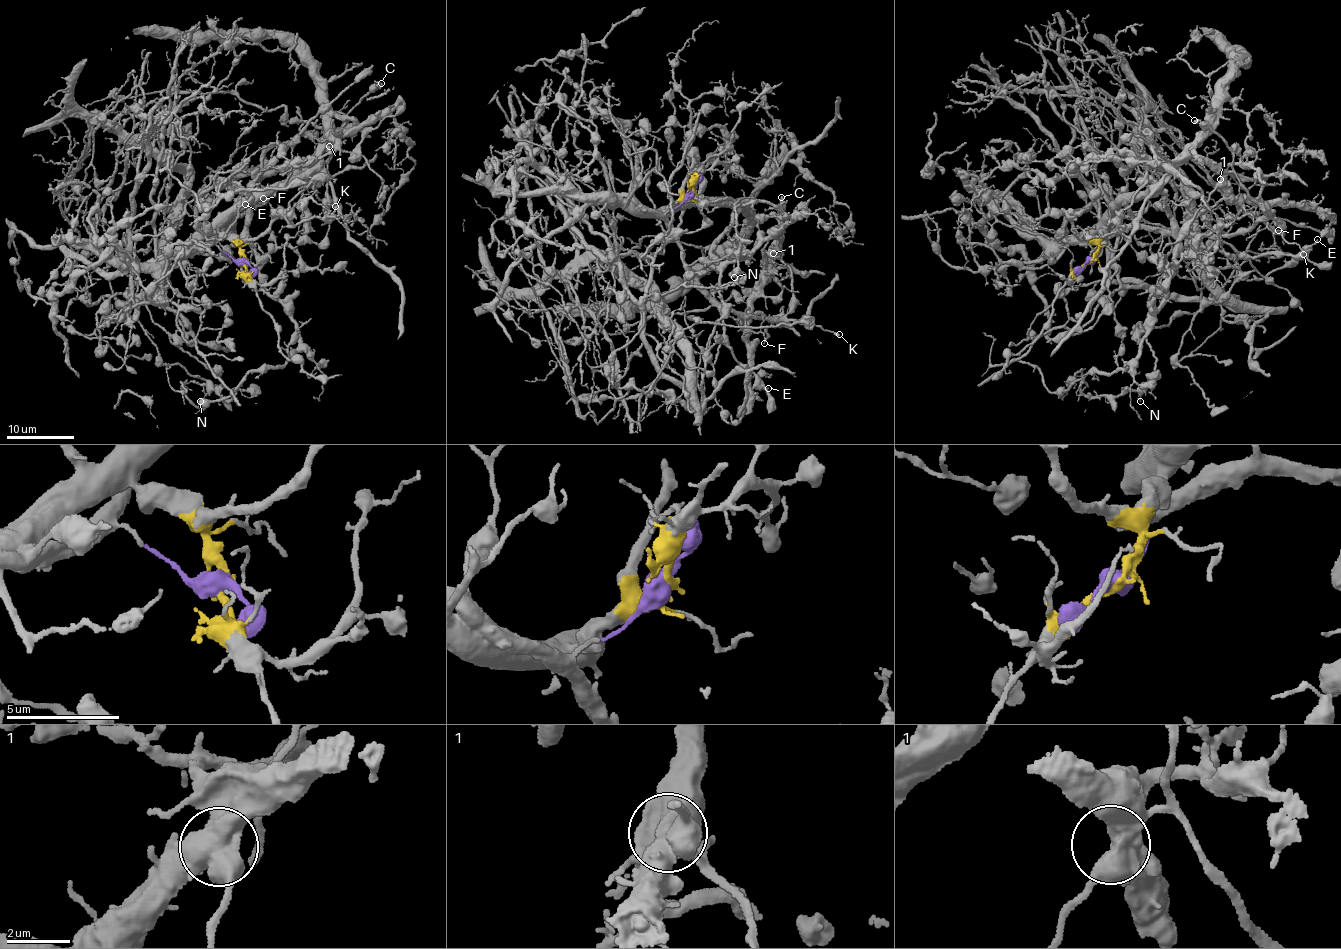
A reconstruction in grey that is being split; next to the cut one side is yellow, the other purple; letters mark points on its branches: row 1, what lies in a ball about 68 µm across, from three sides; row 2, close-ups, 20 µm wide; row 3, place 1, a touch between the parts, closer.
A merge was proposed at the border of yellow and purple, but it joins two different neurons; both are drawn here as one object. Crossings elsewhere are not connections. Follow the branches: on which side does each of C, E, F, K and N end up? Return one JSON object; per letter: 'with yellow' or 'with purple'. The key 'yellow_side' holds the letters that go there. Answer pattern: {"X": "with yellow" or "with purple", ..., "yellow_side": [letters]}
{"C": "with purple", "E": "with purple", "F": "with yellow", "K": "with purple", "N": "with yellow", "yellow_side": ["F", "N"]}

